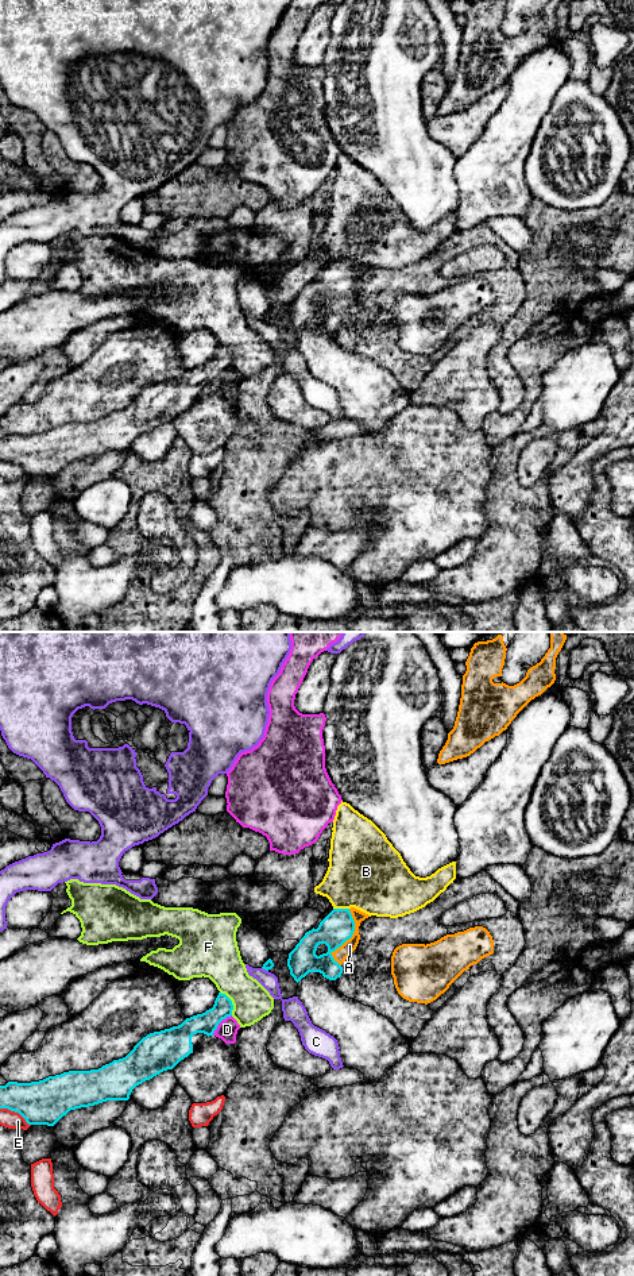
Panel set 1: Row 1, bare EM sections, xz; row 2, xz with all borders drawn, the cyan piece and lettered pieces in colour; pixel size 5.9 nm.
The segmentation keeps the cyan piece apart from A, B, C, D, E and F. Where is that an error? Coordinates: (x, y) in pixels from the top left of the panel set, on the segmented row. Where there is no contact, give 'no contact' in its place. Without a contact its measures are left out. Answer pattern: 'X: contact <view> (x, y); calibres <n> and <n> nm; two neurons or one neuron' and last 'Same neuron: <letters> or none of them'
A: contact xz (348, 939); calibres 190 and 80 nm; one neuron
B: contact xz (341, 909); calibres 190 and 420 nm; two neurons
C: contact xz (265, 968); calibres 60 and 100 nm; two neurons
D: contact xz (219, 1022); calibres 140 and 120 nm; two neurons
E: contact xz (15, 1111); calibres 260 and 110 nm; two neurons
F: contact xz (231, 1002); calibres 130 and 240 nm; two neurons
Same neuron: A

